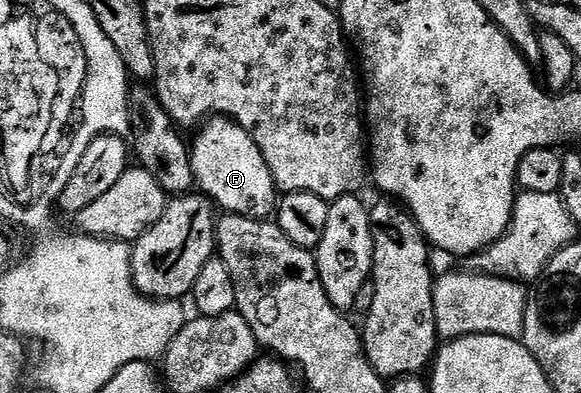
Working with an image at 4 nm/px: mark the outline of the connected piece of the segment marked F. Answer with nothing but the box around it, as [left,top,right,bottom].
[190,116,276,219]

